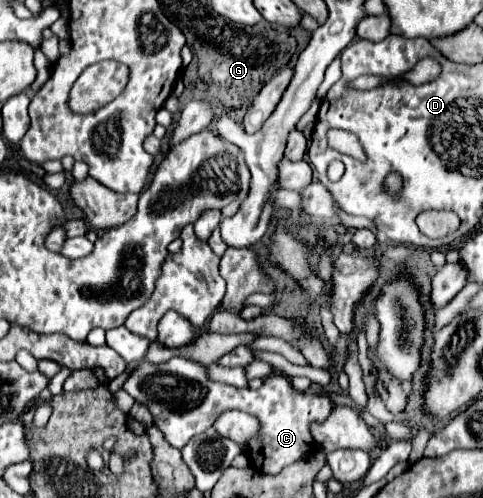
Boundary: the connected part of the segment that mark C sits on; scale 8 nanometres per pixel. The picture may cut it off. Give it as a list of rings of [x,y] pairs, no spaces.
[[[173,357],[165,363],[141,363],[125,379],[123,389],[153,415],[153,427],[157,427],[165,441],[177,449],[183,449],[191,437],[203,433],[213,425],[219,413],[225,409],[241,409],[260,421],[257,439],[247,443],[247,454],[252,465],[263,475],[277,475],[285,465],[295,463],[301,455],[311,453],[313,437],[309,433],[311,421],[323,421],[329,415],[329,397],[319,397],[311,391],[297,393],[283,375],[271,375],[259,389],[237,389],[221,383],[213,383],[207,377],[205,365]]]

